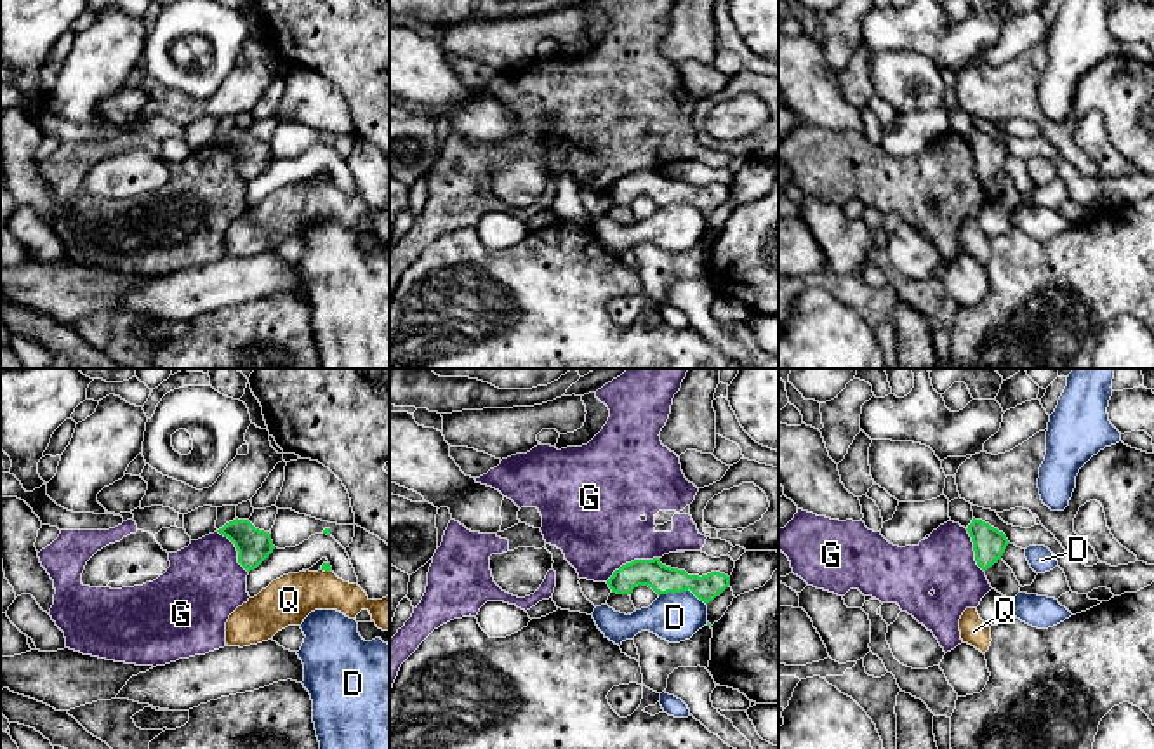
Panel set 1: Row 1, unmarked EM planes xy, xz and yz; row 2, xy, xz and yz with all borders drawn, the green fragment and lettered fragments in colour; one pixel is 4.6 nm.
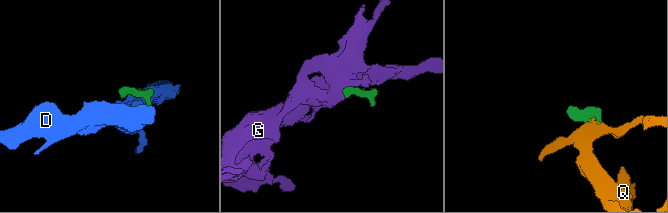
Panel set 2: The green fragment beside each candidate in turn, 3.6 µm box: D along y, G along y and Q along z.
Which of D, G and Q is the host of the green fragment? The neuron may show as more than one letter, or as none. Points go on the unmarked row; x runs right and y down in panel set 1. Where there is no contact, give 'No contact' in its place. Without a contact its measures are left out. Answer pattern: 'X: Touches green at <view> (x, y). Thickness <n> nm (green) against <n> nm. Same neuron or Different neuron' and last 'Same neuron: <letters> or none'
D: Touches green at xz (683, 200). Thickness 130 nm (green) against 220 nm. Different neuron
G: Touches green at xz (631, 172). Thickness 130 nm (green) against 400 nm. Different neuron
Q: Touches green at xy (327, 181). Thickness 40 nm (green) against 220 nm. Same neuron
Same neuron: Q

